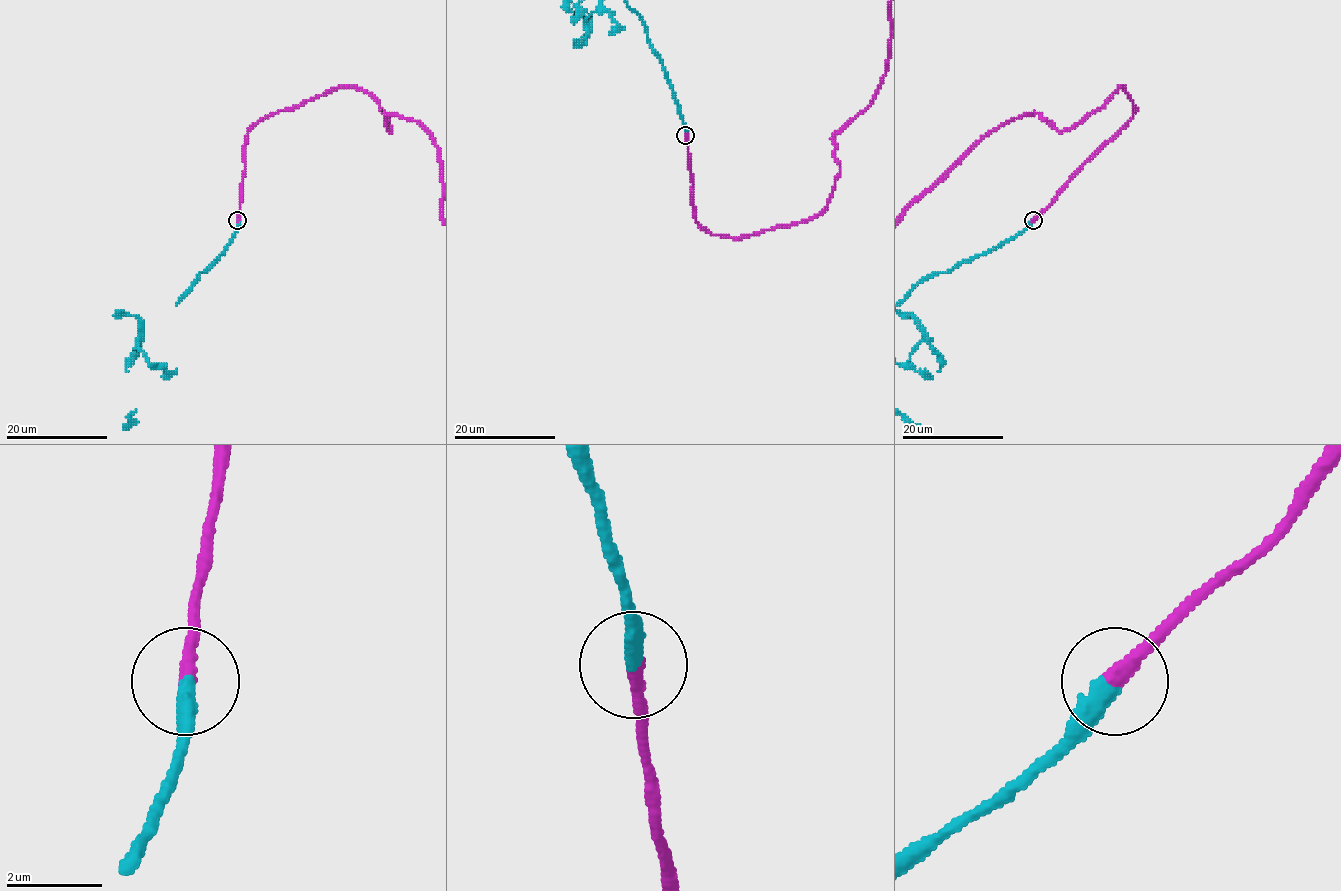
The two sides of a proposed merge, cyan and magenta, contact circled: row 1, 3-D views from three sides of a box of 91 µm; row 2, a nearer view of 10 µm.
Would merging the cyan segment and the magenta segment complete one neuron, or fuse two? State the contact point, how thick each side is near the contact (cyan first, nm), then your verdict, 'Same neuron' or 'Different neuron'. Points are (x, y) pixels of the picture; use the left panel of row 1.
Place: (237, 220). Thickness 440 nm (cyan) against 320 nm. Same neuron

